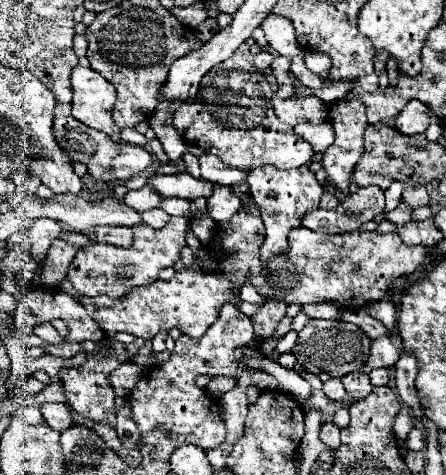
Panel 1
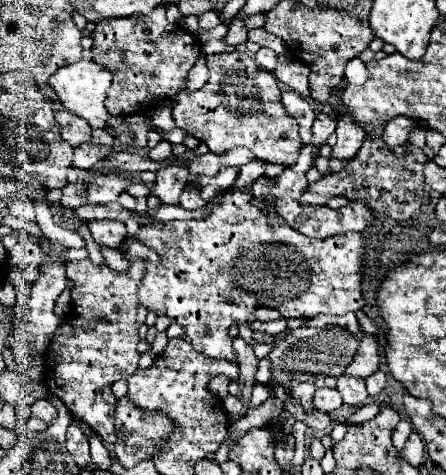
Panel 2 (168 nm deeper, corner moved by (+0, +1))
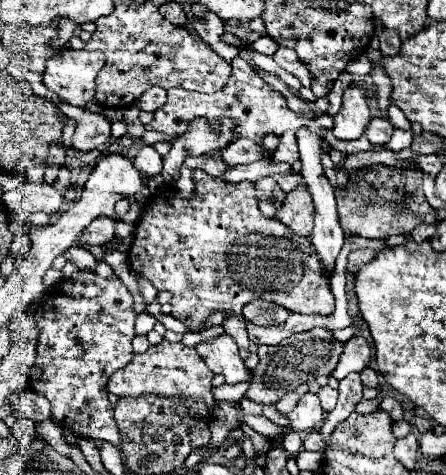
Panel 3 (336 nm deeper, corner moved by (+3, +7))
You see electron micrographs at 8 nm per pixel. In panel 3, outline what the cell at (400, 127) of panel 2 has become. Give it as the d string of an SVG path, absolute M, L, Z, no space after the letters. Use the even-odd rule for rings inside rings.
M372 118L372 120L368 122L366 130L364 130L366 138L368 138L374 146L386 144L386 142L390 140L392 132L394 132L394 126L392 126L386 118Z

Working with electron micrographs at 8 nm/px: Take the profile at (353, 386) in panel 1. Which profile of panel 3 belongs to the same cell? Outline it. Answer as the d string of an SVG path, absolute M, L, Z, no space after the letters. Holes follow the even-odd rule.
M350 374L350 376L346 376L340 382L340 388L338 388L338 404L328 414L328 418L324 420L324 424L320 428L320 434L322 434L324 442L330 438L330 432L336 428L336 424L342 422L344 418L348 418L350 412L356 408L356 404L362 400L362 390L364 390L364 386L362 386L358 374Z

